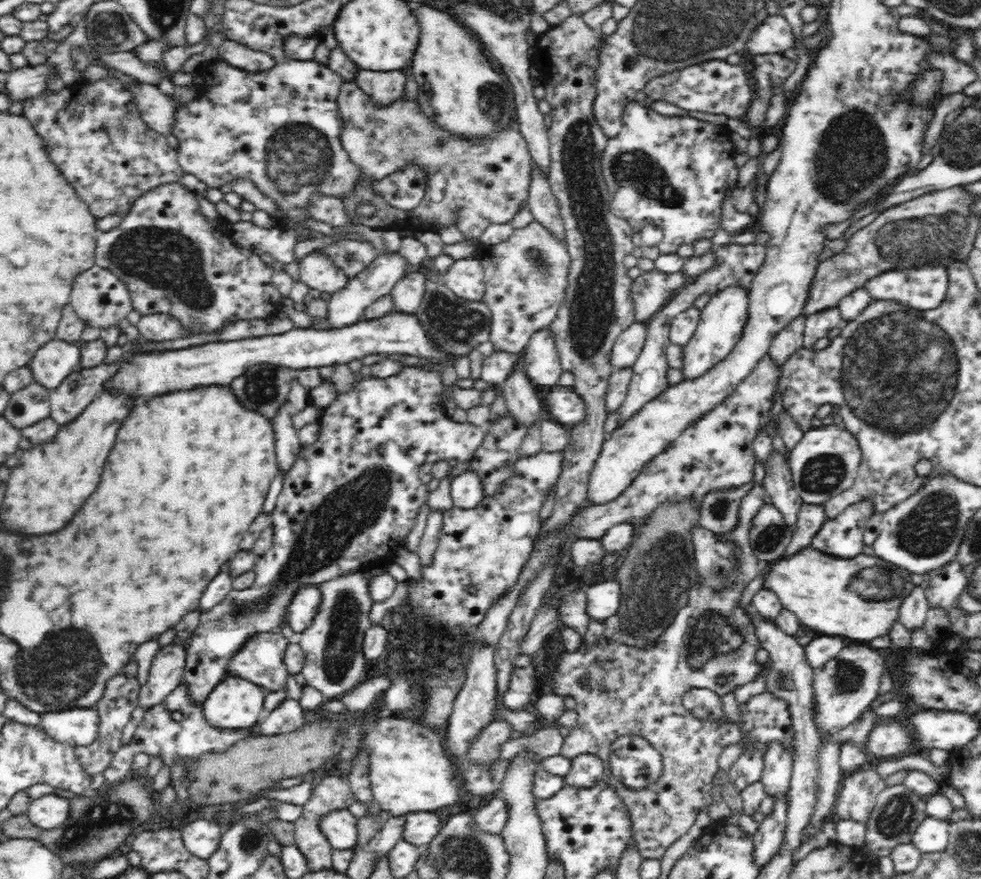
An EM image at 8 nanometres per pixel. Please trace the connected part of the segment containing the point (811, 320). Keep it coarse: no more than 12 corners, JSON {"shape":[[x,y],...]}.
{"shape":[[837,306],[807,314],[804,348],[844,322]]}

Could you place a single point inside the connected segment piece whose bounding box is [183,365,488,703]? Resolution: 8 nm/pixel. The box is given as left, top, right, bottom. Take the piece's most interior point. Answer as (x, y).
(351, 497)

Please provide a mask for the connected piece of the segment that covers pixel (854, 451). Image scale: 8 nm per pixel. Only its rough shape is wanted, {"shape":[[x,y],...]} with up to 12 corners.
{"shape":[[811,427],[789,449],[793,487],[822,505],[852,486],[852,433]]}

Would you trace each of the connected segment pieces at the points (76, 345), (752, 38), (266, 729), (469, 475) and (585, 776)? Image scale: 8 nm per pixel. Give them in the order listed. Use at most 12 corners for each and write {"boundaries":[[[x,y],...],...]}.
{"boundaries":[[[54,338],[32,358],[52,389],[81,368],[81,340]],[[781,11],[752,28],[744,48],[750,54],[783,52],[793,34]],[[285,698],[259,720],[261,734],[280,734],[304,722],[303,709]],[[470,470],[450,478],[452,506],[474,508],[483,499]],[[597,754],[571,759],[563,782],[588,788],[602,782],[604,764]]]}

